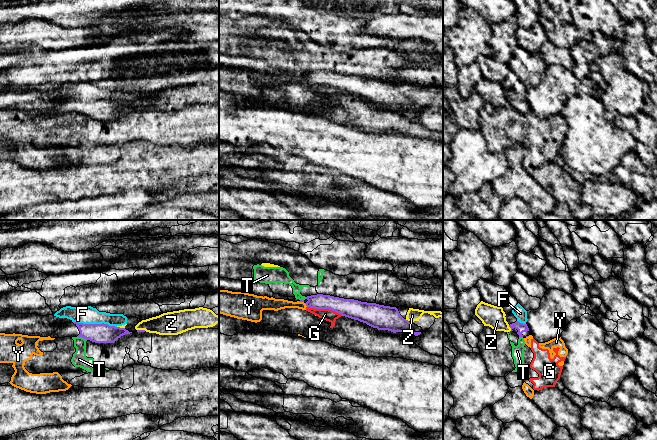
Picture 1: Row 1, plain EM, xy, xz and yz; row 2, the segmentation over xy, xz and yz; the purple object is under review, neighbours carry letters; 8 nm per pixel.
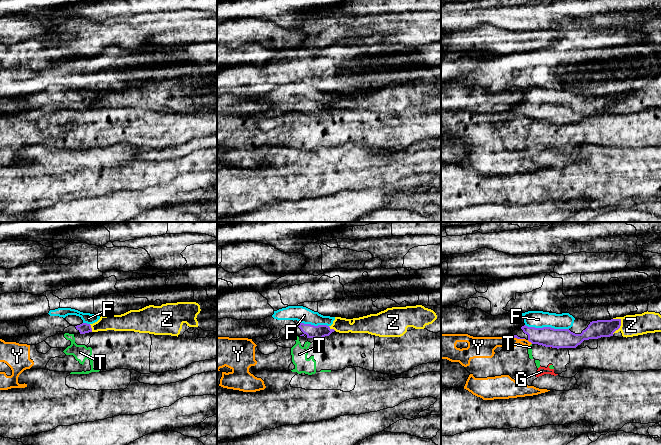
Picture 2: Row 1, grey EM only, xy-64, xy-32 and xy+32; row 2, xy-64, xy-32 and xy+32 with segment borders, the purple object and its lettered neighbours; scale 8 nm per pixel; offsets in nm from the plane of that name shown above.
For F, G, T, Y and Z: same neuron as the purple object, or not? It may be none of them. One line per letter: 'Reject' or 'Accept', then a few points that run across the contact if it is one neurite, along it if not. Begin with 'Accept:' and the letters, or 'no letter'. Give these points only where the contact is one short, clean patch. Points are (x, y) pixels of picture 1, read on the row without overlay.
Accept: F
F: Accept
G: Reject
T: Reject. Line: xy (77, 112), (81, 112), (86, 116)
Y: Reject. Line: xz (298, 77), (302, 77), (307, 82)
Z: Reject

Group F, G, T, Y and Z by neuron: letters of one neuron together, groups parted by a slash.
F / G T Y / Z

